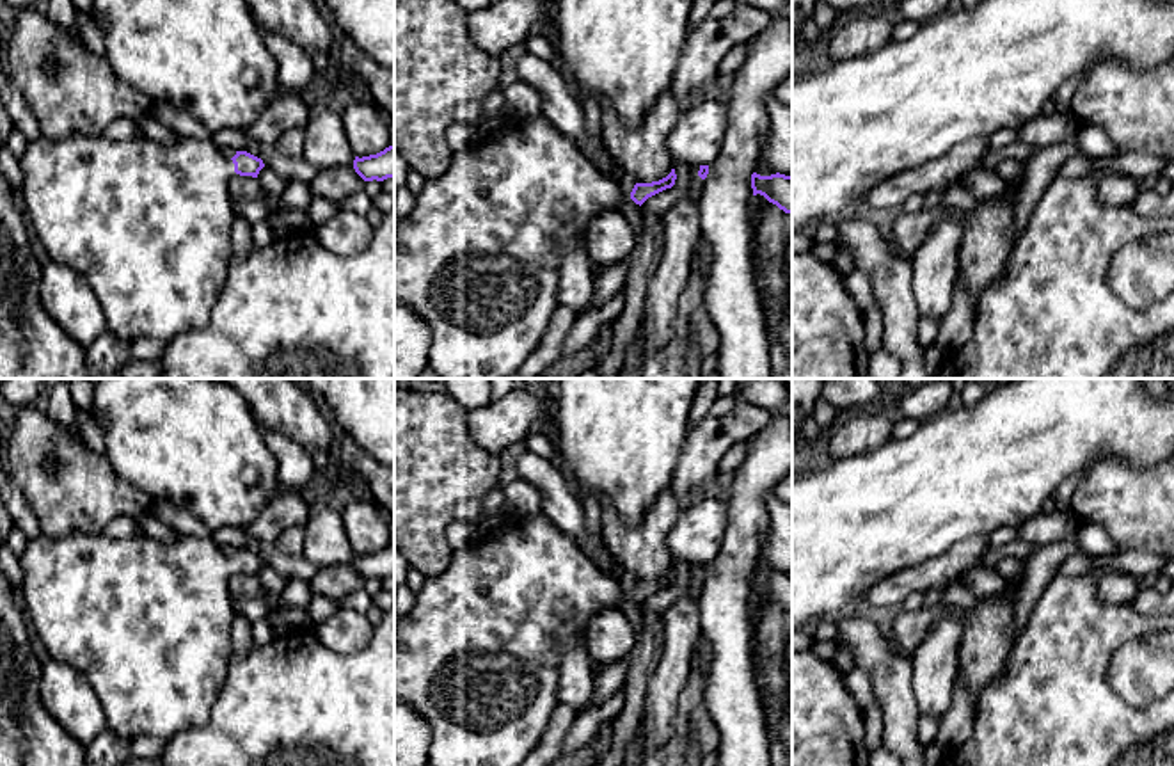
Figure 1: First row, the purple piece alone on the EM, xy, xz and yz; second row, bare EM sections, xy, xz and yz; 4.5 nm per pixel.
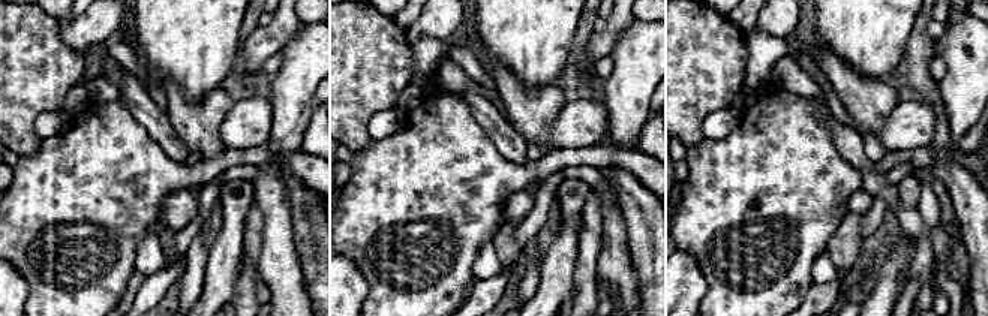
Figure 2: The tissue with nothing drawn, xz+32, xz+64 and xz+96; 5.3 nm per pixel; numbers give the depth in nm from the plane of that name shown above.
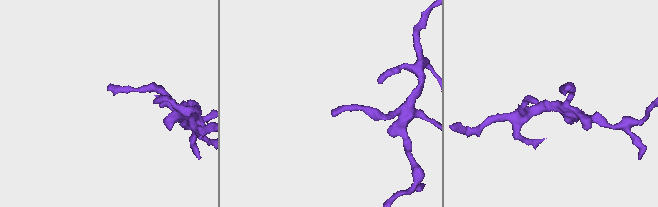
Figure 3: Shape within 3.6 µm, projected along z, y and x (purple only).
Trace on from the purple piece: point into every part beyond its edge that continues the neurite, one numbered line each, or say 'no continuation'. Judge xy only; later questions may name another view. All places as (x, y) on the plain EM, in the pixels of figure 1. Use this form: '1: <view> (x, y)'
1: xy (150, 624)

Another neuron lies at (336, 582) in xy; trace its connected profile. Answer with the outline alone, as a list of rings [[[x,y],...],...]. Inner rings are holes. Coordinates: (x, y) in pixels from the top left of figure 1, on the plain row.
[[[353,560],[334,567],[320,569],[309,581],[313,595],[341,599],[346,594],[362,588],[366,579],[355,571]]]

